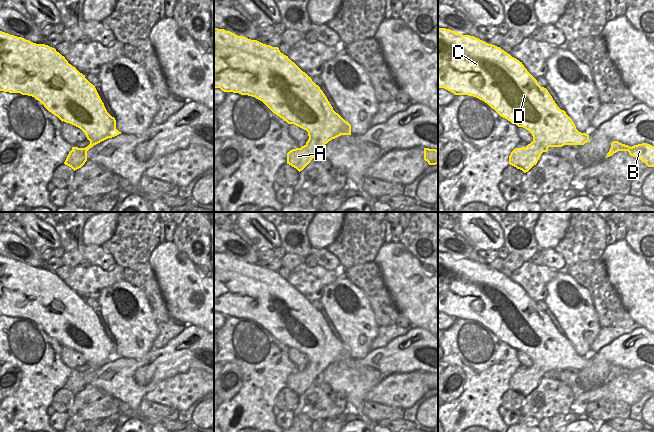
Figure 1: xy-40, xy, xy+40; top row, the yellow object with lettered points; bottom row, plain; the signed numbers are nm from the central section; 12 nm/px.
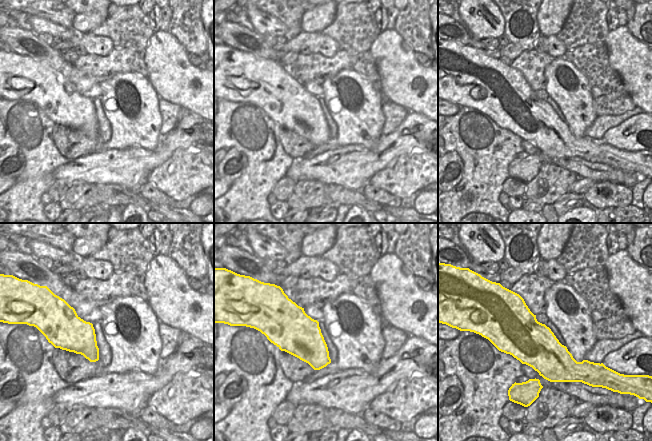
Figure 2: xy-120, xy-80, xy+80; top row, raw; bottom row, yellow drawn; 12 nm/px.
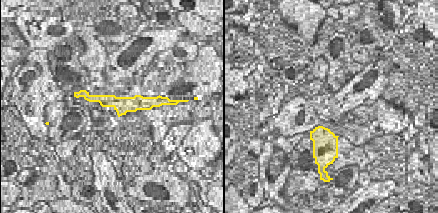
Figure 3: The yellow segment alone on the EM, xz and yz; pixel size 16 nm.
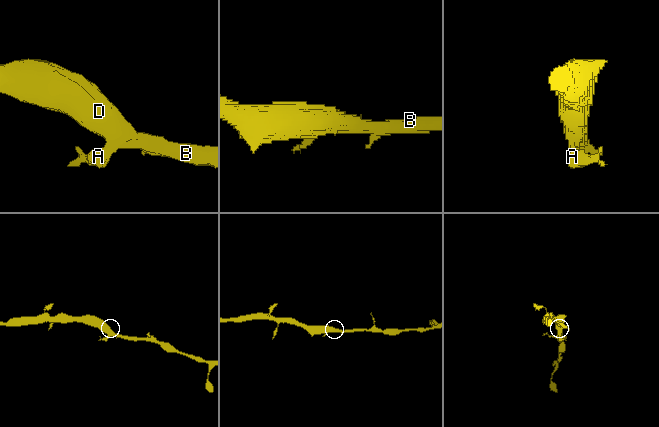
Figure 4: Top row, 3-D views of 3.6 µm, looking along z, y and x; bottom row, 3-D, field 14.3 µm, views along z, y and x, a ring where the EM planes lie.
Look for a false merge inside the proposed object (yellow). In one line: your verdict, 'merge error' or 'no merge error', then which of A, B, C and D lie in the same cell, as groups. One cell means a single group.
no merge error | A B C D

